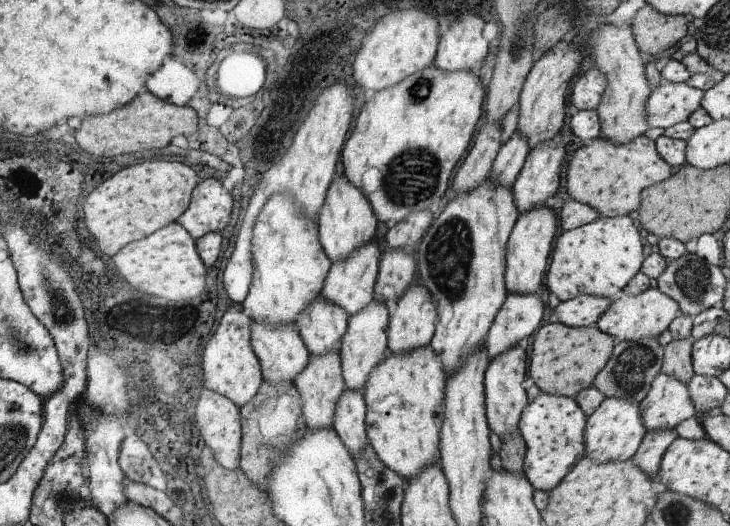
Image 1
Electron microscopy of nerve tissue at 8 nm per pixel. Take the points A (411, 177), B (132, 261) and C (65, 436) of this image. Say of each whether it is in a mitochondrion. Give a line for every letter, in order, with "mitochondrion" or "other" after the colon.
A: mitochondrion
B: other
C: other

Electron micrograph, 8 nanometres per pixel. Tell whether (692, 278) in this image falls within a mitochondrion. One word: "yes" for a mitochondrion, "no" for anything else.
yes

